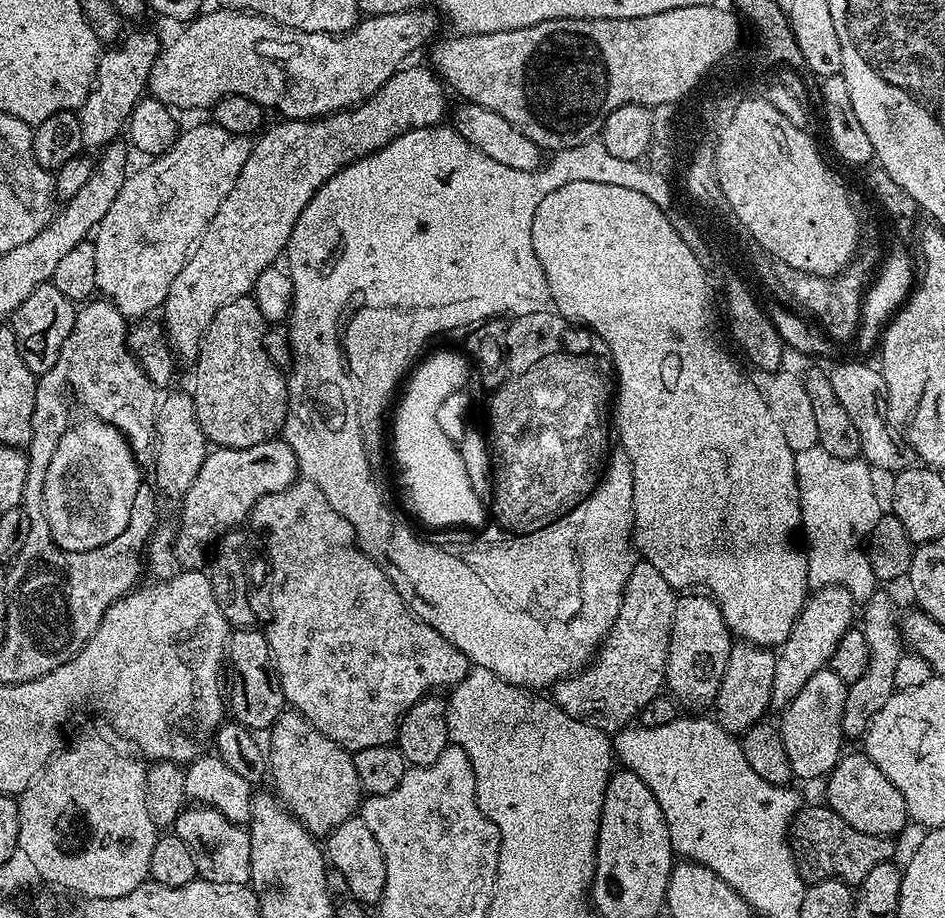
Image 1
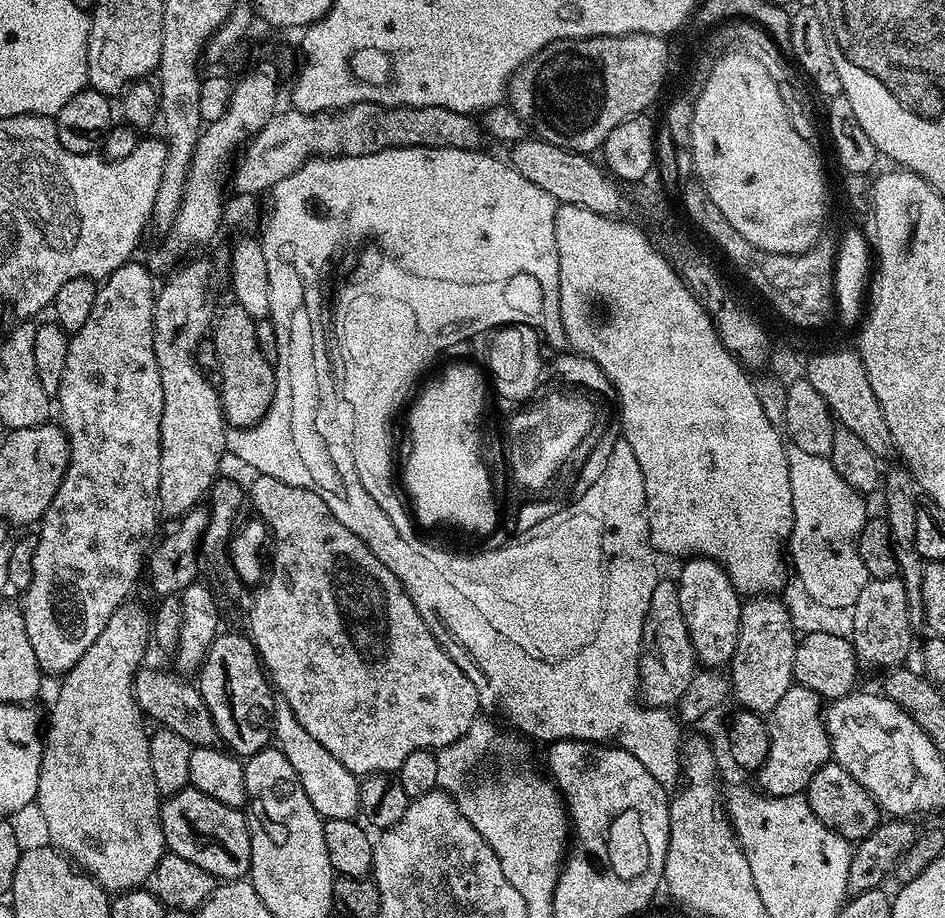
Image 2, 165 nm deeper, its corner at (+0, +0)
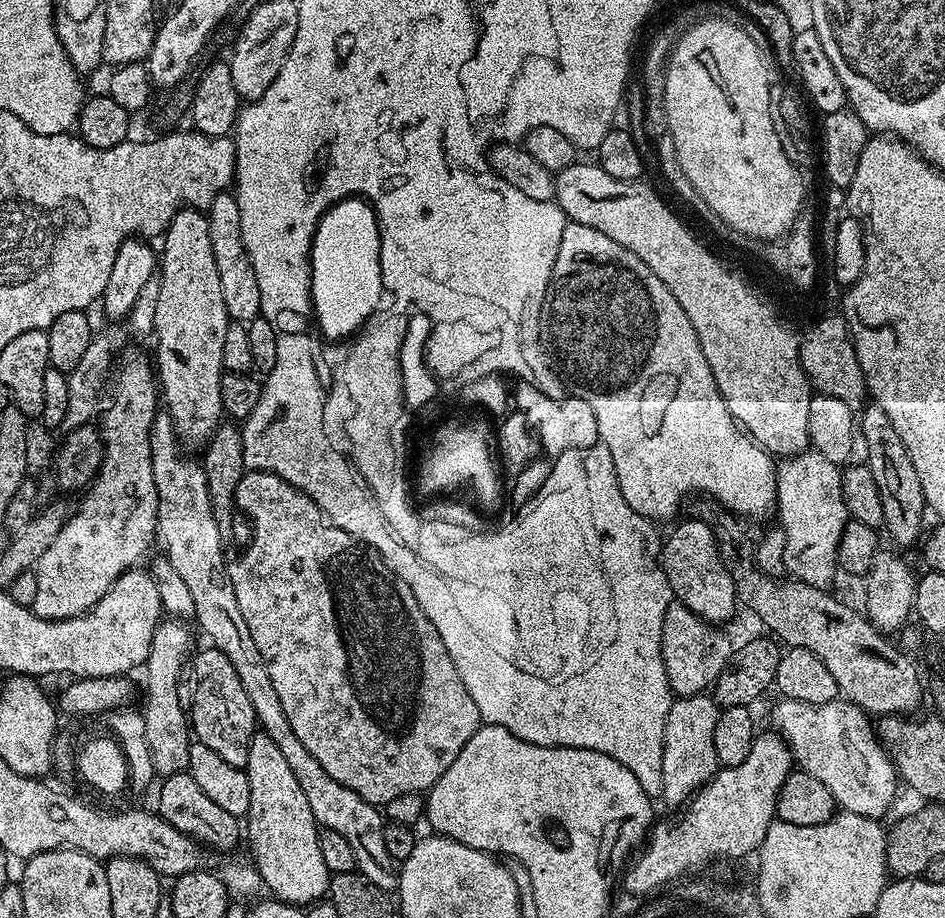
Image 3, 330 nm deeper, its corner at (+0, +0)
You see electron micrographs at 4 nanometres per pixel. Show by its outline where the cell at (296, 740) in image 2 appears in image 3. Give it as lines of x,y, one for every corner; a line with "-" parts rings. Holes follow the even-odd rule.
157,411
150,426
150,458
154,466
154,490
158,490
156,530
159,543
168,544
166,555
170,566
182,574
182,582
186,582
194,598
195,623
200,623
201,630
212,639
209,640
211,647
222,650
222,654
230,658
234,670
238,670
242,690
246,690
250,706
254,706
257,725
263,735
274,738
278,751
289,763
302,794
306,796
317,825
334,830
345,838
354,849
357,869
368,881
384,891
395,891
398,878
394,873
394,862
386,850
383,813
377,805
366,802
360,794
331,778
310,750
298,742
298,734
290,730
290,721
286,719
282,702
274,691
274,682
270,682
270,670
262,658
262,650
254,646
254,638
250,638
246,618
242,618
242,609
234,595
228,564
224,560
226,538
218,530
218,522
214,518
210,490
206,490
204,465
199,459
191,460
184,451
185,445
168,411

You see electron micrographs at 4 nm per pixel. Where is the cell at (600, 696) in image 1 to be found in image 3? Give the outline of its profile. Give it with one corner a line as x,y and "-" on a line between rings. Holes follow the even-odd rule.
673,602
666,610
666,618
662,618
662,662
677,697
698,696
715,685
734,651
734,644
728,641
724,631
723,627
709,624
682,603

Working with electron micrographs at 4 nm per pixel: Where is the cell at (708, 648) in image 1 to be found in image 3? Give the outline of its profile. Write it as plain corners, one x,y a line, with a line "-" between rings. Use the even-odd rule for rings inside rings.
691,518
685,519
685,524
680,524
673,530
669,536
663,541
660,549
660,566
664,569
666,578
670,582
670,590
675,599
687,606
694,614
698,614
703,620
709,624
717,626
727,625
727,620
738,611
738,601
734,586
734,578
730,576
723,560
719,554
718,542
710,530
710,526
706,526
700,520

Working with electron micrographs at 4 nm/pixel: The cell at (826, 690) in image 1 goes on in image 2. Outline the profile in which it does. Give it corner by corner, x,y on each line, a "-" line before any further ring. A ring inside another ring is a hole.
793,683
792,688
782,694
778,706
767,713
766,719
770,750
766,762
758,769
759,787
769,796
801,795
807,789
810,778
814,778
820,767
832,760
830,738
824,728
822,698
814,690

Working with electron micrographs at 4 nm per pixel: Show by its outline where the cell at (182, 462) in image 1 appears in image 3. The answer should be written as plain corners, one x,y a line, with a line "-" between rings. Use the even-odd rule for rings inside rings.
181,208
163,232
163,240
164,252
162,248
158,256
161,294
154,314
154,370
162,391
163,407
170,414
181,441
188,446
203,446
220,427
225,415
220,380
226,373
222,345
230,323
226,302
222,302
222,282
218,278
218,262
214,262
214,246
210,246
207,215
199,208

